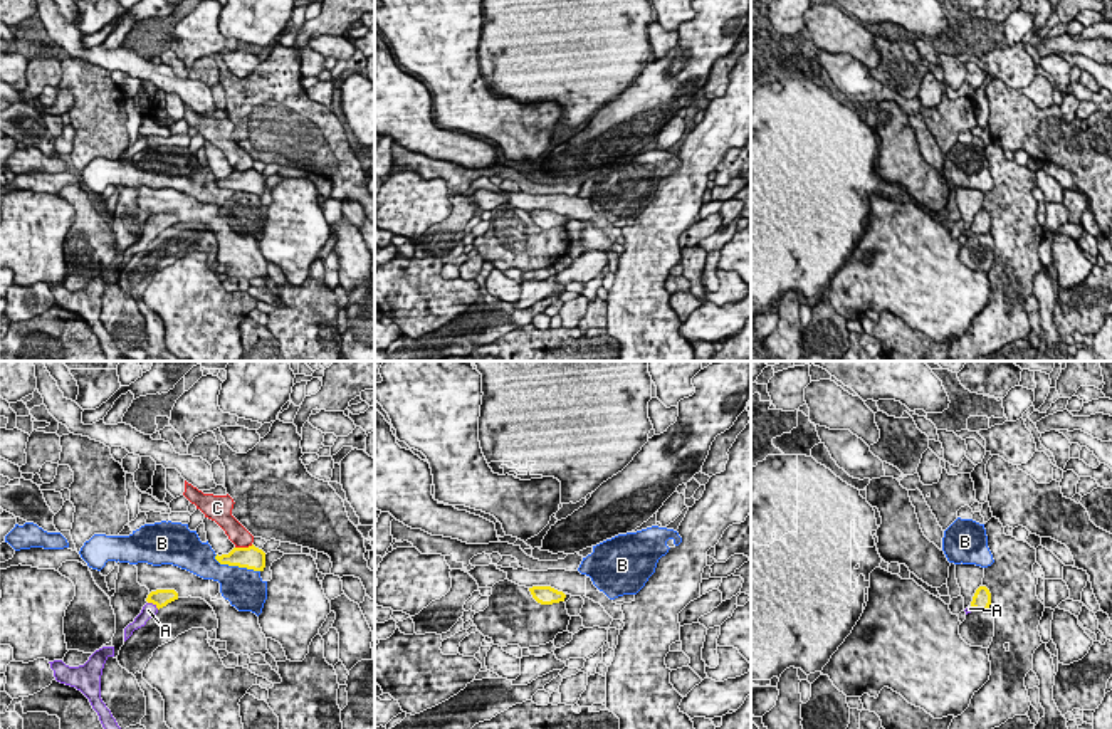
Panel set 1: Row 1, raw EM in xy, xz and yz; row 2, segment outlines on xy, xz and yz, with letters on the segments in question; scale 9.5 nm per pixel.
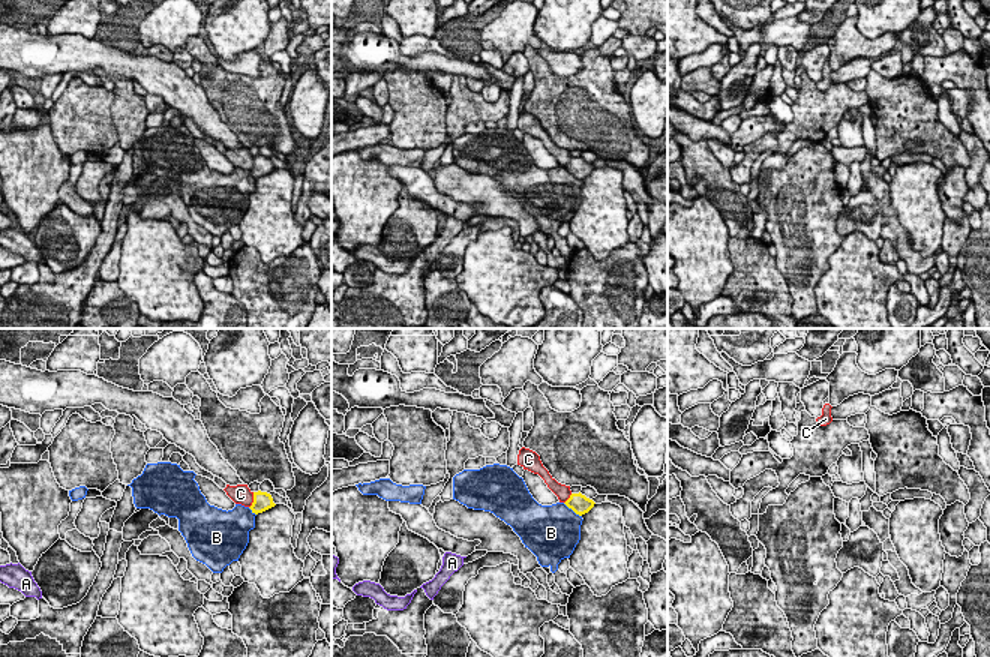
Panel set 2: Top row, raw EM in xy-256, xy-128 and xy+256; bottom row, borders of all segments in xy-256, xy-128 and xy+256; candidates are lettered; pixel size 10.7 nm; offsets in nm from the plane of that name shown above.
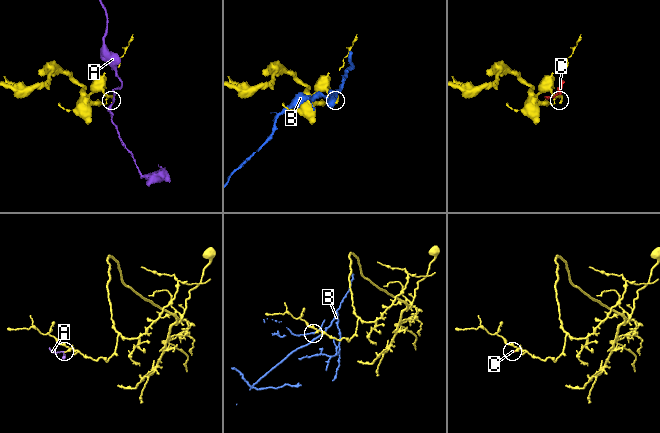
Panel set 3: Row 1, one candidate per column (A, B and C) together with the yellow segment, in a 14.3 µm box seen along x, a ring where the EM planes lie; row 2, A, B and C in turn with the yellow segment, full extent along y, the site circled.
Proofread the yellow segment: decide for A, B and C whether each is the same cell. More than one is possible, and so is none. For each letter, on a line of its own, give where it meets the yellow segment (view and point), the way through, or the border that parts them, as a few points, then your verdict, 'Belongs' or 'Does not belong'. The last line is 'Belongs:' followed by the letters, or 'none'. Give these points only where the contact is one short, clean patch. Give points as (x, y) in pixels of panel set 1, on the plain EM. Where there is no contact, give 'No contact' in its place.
A: Touches yellow at xy (153, 227). Path across: xy (160, 220), (153, 227), (148, 234). Belongs
B: Touches yellow at xy (237, 188). Does not belong
C: Touches yellow at xy (244, 172). Does not belong
Belongs: A

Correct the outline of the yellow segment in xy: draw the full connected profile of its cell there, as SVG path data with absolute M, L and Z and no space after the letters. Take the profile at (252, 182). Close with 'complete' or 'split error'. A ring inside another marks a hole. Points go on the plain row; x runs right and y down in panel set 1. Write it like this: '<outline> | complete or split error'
M254 168L249 171L233 171L228 178L215 180L220 188L264 195L265 176Z | complete

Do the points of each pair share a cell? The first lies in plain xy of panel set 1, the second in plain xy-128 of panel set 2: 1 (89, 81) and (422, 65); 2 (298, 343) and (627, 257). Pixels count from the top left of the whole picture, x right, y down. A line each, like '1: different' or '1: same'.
1: different
2: same

